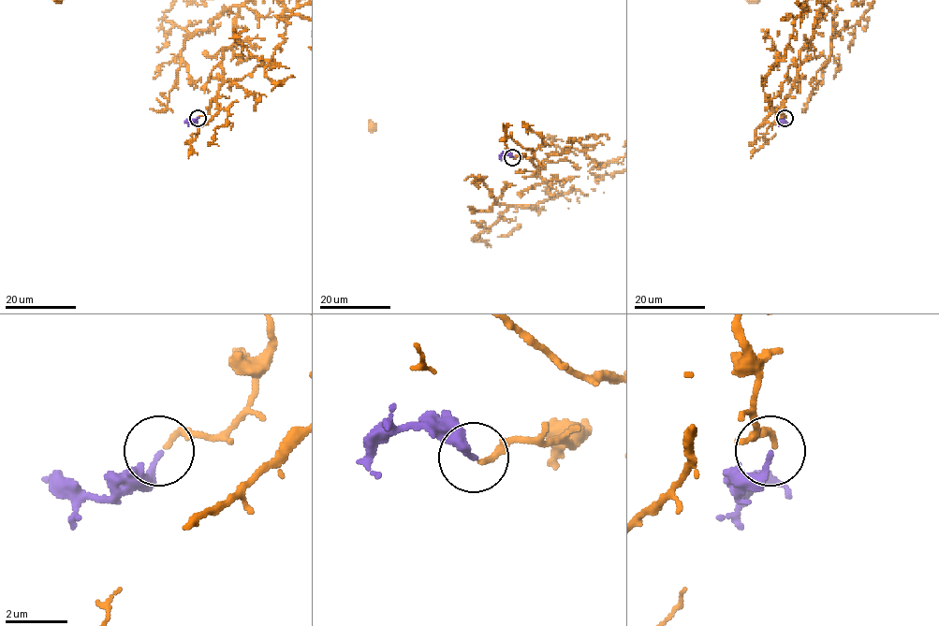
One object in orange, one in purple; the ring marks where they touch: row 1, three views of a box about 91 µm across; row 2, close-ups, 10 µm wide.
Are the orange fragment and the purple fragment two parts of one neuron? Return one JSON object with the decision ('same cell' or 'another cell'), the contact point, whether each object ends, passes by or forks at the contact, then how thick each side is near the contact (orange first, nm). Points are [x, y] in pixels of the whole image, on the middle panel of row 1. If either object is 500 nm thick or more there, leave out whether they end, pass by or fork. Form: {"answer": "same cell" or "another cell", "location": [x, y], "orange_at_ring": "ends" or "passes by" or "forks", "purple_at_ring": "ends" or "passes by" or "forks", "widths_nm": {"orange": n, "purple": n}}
{"answer": "same cell", "location": [512, 157], "orange_at_ring": "ends", "purple_at_ring": "ends", "widths_nm": {"orange": 180, "purple": 170}}

